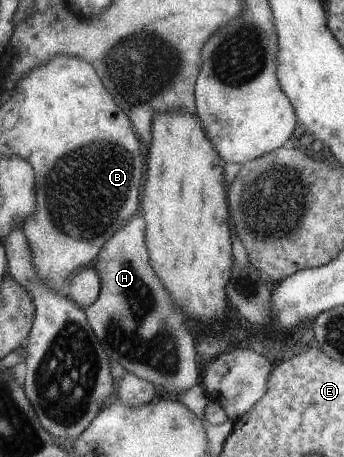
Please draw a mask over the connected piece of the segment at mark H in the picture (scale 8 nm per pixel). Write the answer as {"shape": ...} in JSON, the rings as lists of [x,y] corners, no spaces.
{"shape":[[[137,214],[117,232],[114,232],[102,248],[99,248],[98,256],[94,257],[91,264],[99,276],[99,294],[95,302],[87,306],[84,312],[86,320],[94,330],[95,336],[98,337],[99,344],[102,344],[113,362],[122,366],[127,373],[147,380],[156,388],[157,393],[166,396],[168,400],[177,401],[179,394],[187,392],[199,380],[195,350],[193,350],[191,336],[187,328],[183,326],[185,314],[181,310],[175,310],[175,304],[171,304],[171,296],[167,288],[163,288],[161,280],[147,260],[147,254],[145,254],[147,248],[143,244],[145,242],[143,230],[145,230],[143,216]]]}

